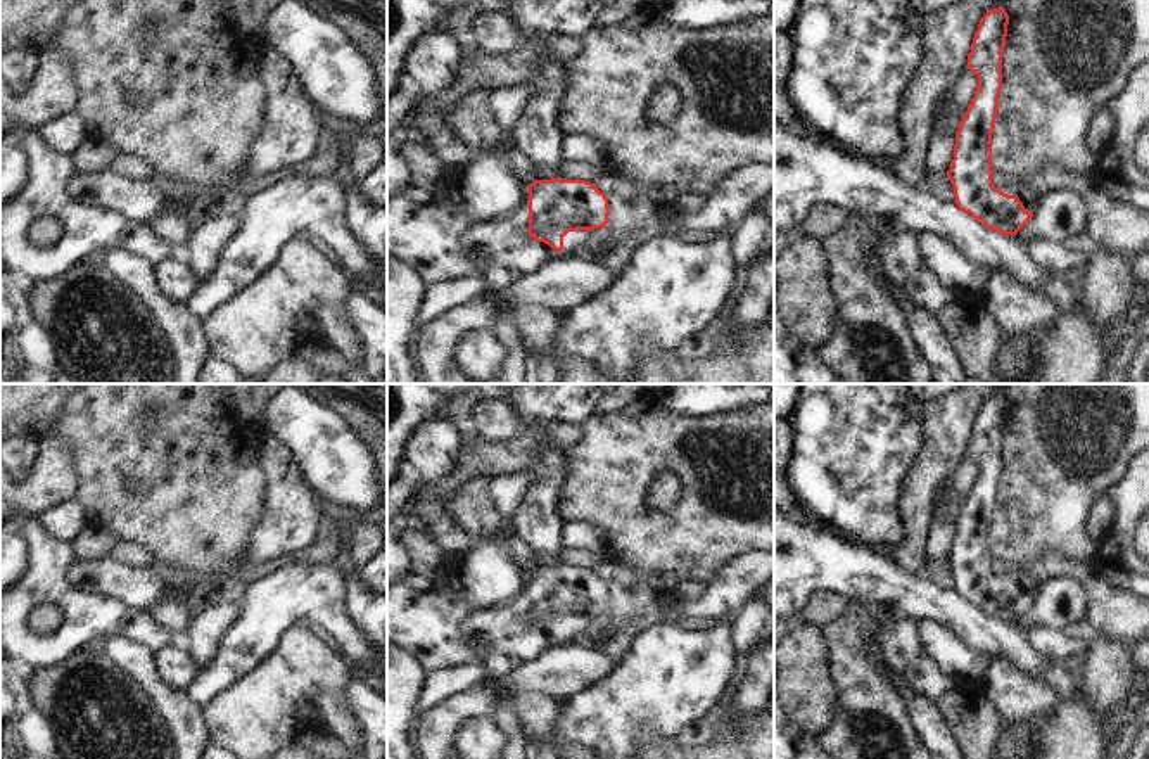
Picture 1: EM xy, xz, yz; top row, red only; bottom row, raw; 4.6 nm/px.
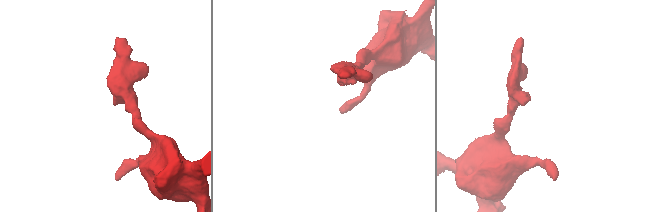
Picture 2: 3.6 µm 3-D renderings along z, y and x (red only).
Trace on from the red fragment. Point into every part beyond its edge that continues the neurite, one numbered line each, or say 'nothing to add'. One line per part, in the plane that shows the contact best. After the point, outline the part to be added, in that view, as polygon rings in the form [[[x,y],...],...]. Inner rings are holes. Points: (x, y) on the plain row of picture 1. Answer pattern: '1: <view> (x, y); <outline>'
1: xz (501, 638); [[[522,588],[503,609],[472,612],[461,624],[461,636],[472,645],[472,664],[486,671],[486,679],[508,676],[515,667],[536,659],[543,650],[570,640],[591,640],[601,615],[575,617],[563,624],[558,640],[529,622],[529,588]]]

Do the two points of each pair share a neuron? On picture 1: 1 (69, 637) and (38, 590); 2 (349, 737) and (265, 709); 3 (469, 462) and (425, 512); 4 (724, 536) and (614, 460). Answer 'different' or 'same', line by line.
1: same
2: same
3: same
4: same

